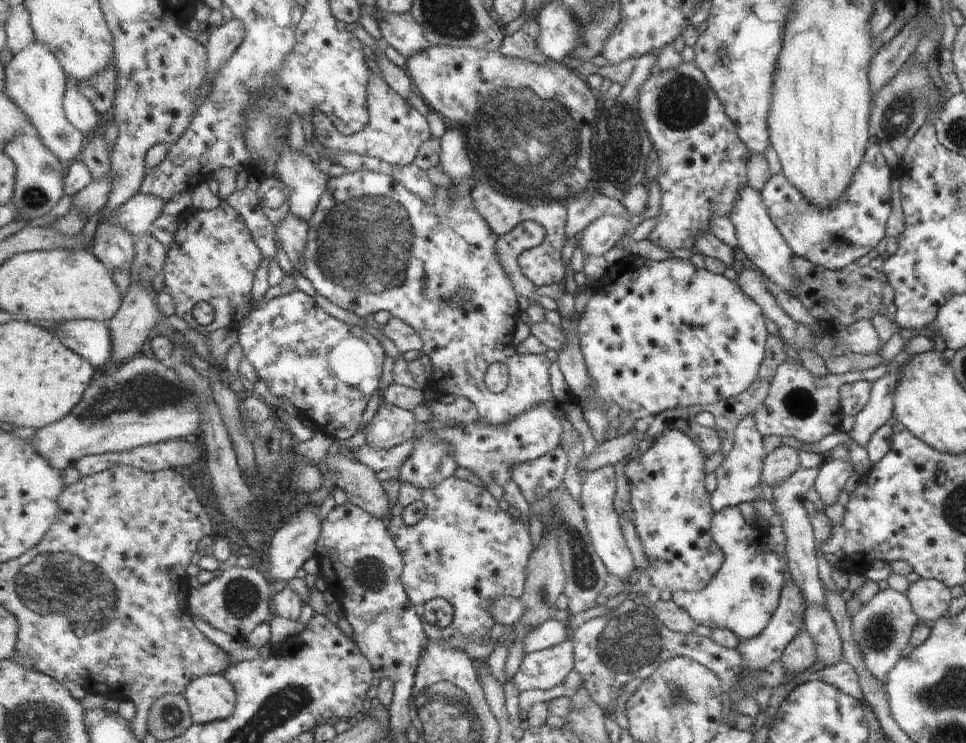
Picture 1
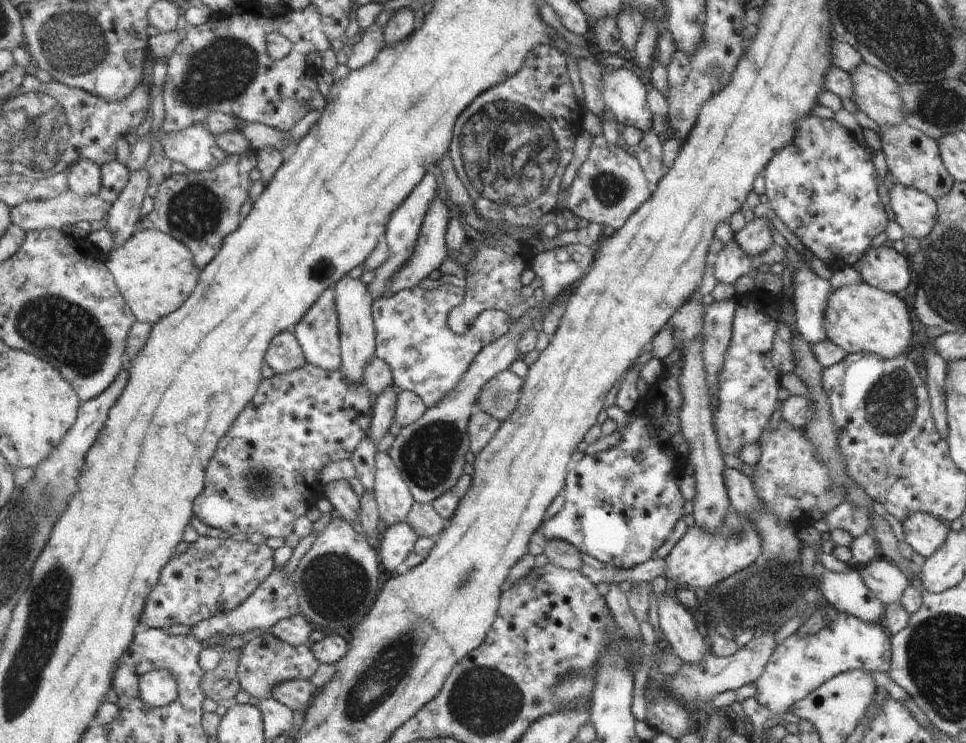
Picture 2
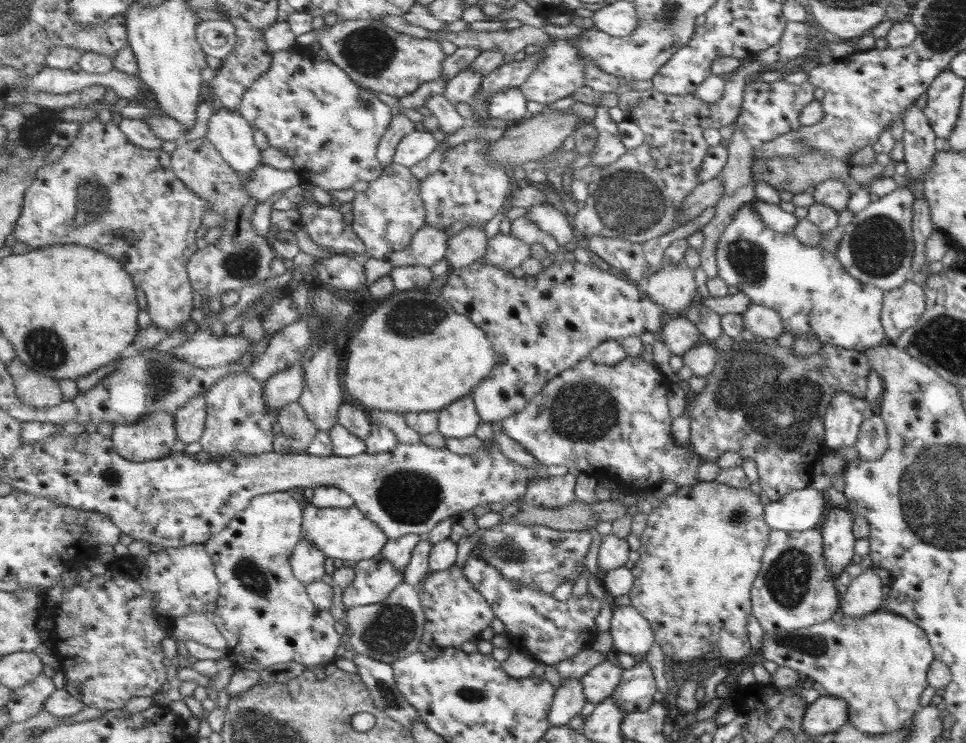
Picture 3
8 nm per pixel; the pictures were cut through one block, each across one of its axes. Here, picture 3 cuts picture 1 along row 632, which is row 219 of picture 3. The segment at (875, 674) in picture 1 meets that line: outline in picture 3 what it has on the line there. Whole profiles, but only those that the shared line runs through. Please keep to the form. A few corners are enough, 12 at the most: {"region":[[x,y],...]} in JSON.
{"region":[[898,187],[856,212],[835,259],[882,291],[912,278],[912,202]]}

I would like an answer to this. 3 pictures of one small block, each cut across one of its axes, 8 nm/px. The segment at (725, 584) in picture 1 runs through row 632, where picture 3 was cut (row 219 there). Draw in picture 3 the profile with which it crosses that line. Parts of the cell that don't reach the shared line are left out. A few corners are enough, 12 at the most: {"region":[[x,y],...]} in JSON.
{"region":[[746,202],[718,277],[794,338],[886,343],[883,291]]}

